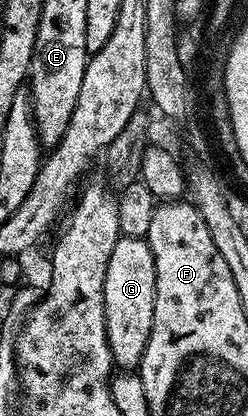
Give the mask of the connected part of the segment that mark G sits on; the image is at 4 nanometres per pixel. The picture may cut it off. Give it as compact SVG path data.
M121 236L118 242L114 242L104 283L106 338L112 363L117 369L139 369L146 342L150 338L150 326L154 322L155 293L154 254L147 239Z

